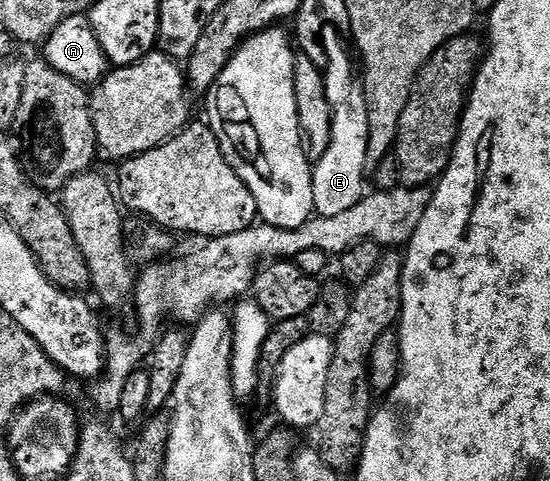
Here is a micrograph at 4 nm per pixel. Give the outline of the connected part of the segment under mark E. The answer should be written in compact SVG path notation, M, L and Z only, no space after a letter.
M331 26L324 31L324 53L328 62L323 73L326 98L330 102L332 111L332 129L330 130L330 146L326 146L326 154L322 154L322 158L315 161L312 170L315 215L318 216L342 214L366 195L364 168L369 167L370 114L366 114L364 86L358 75L357 61L346 40L346 45L344 45L344 40L340 36L343 35Z

